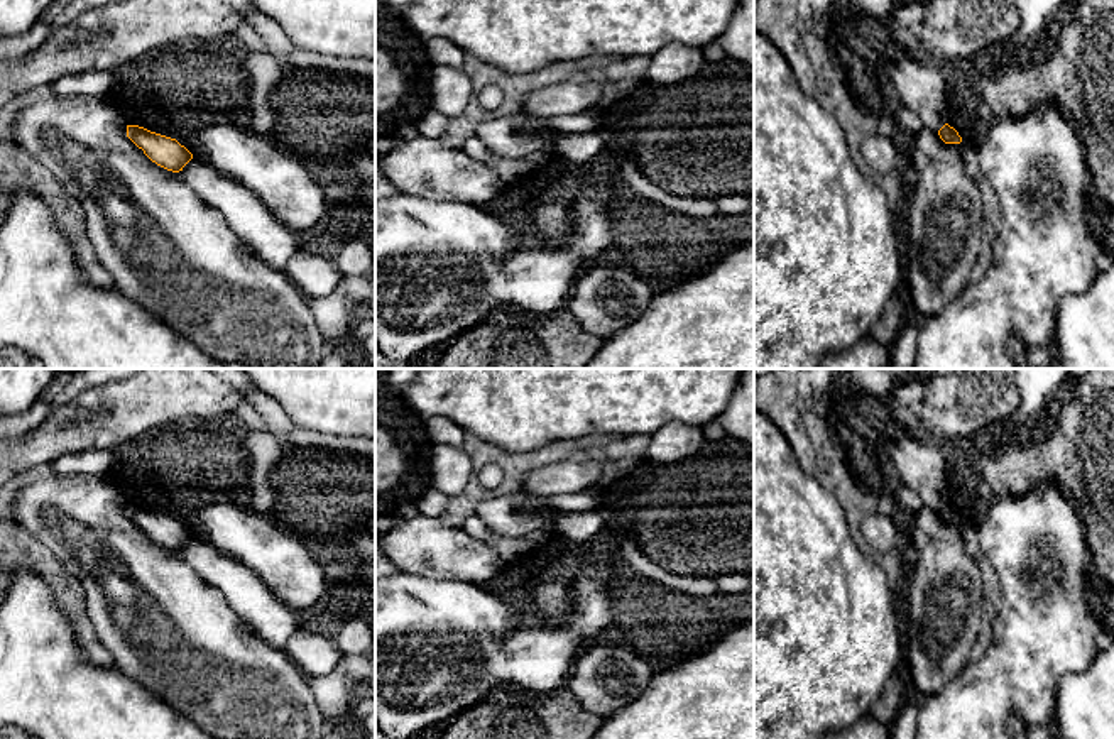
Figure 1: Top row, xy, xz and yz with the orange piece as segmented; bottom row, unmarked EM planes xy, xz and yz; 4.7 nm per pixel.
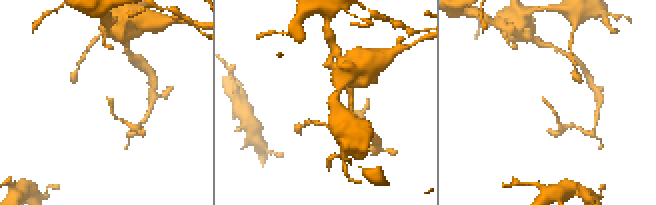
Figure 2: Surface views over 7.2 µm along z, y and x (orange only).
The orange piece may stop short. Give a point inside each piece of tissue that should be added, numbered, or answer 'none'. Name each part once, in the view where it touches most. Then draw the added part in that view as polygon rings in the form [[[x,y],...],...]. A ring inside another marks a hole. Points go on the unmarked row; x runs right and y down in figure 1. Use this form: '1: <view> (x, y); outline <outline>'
none

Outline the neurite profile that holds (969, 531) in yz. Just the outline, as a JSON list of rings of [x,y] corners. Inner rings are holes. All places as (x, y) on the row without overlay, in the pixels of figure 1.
[[[962,517],[960,533],[965,553],[972,558],[977,558],[980,555],[977,526]]]

